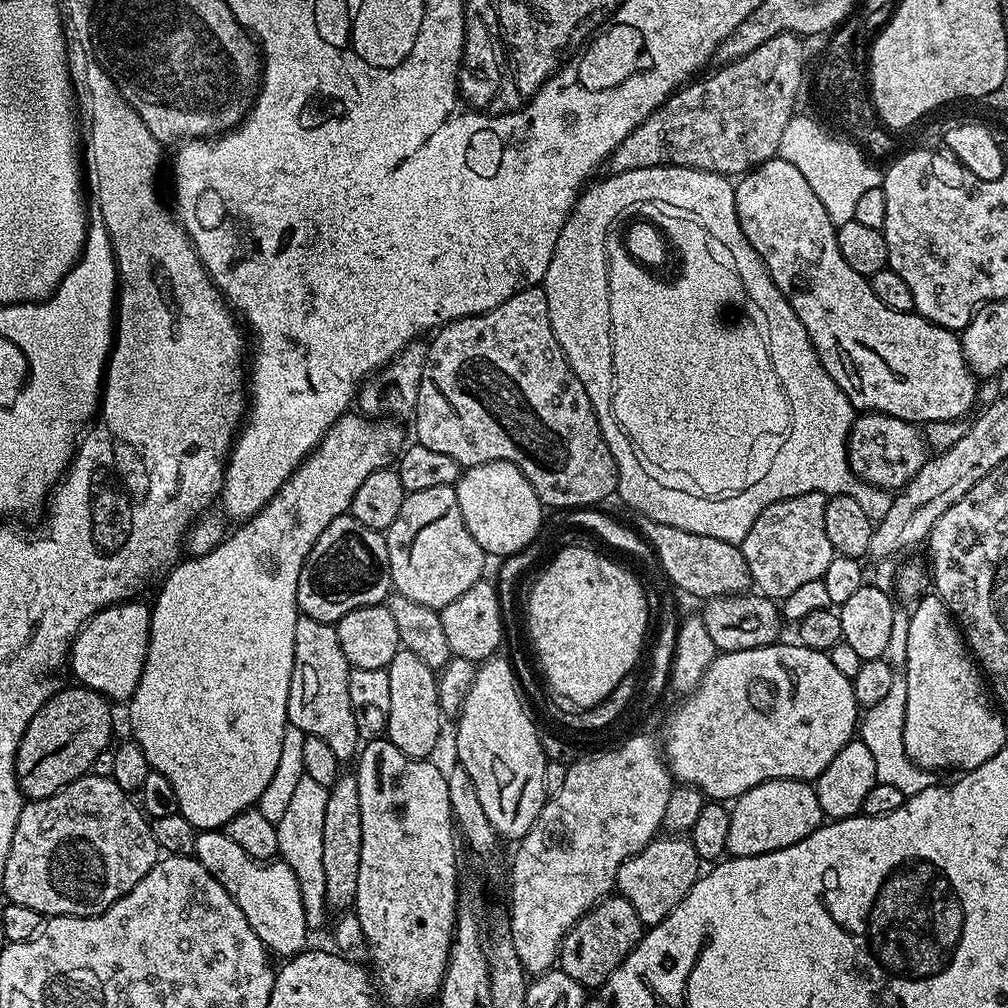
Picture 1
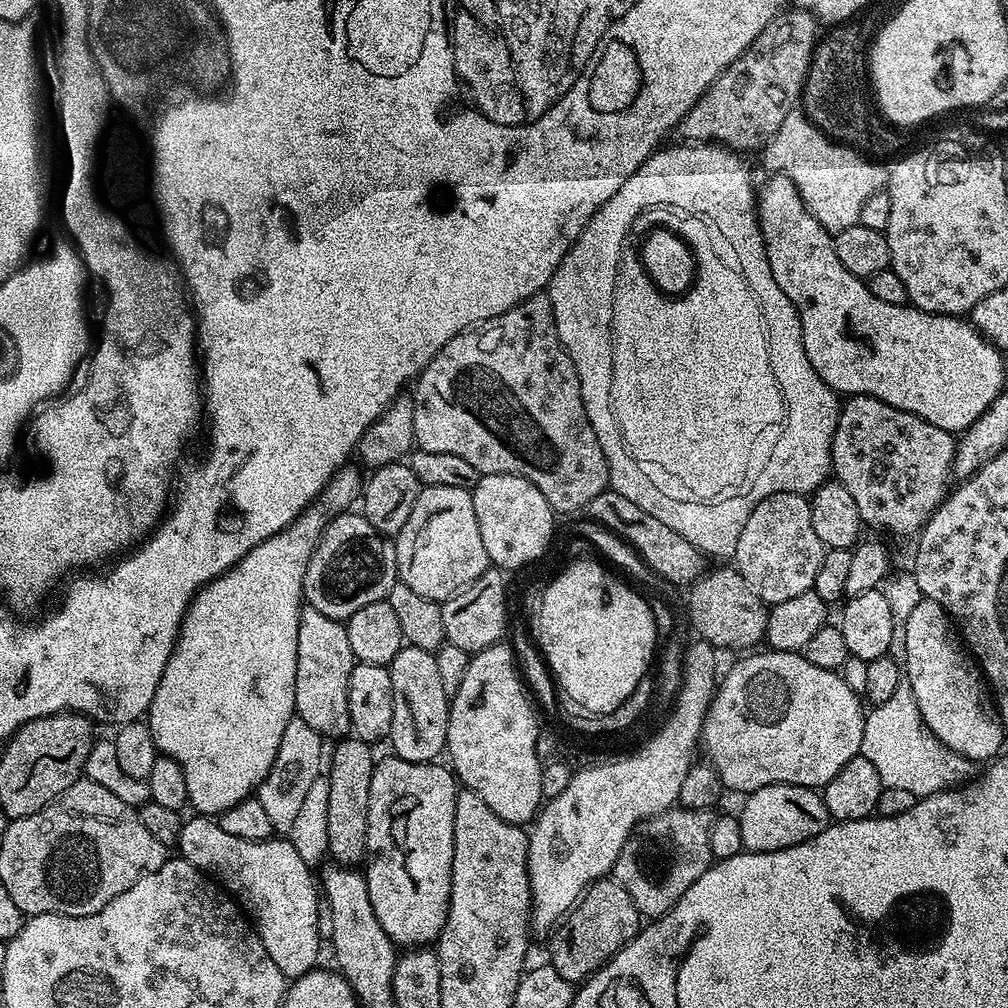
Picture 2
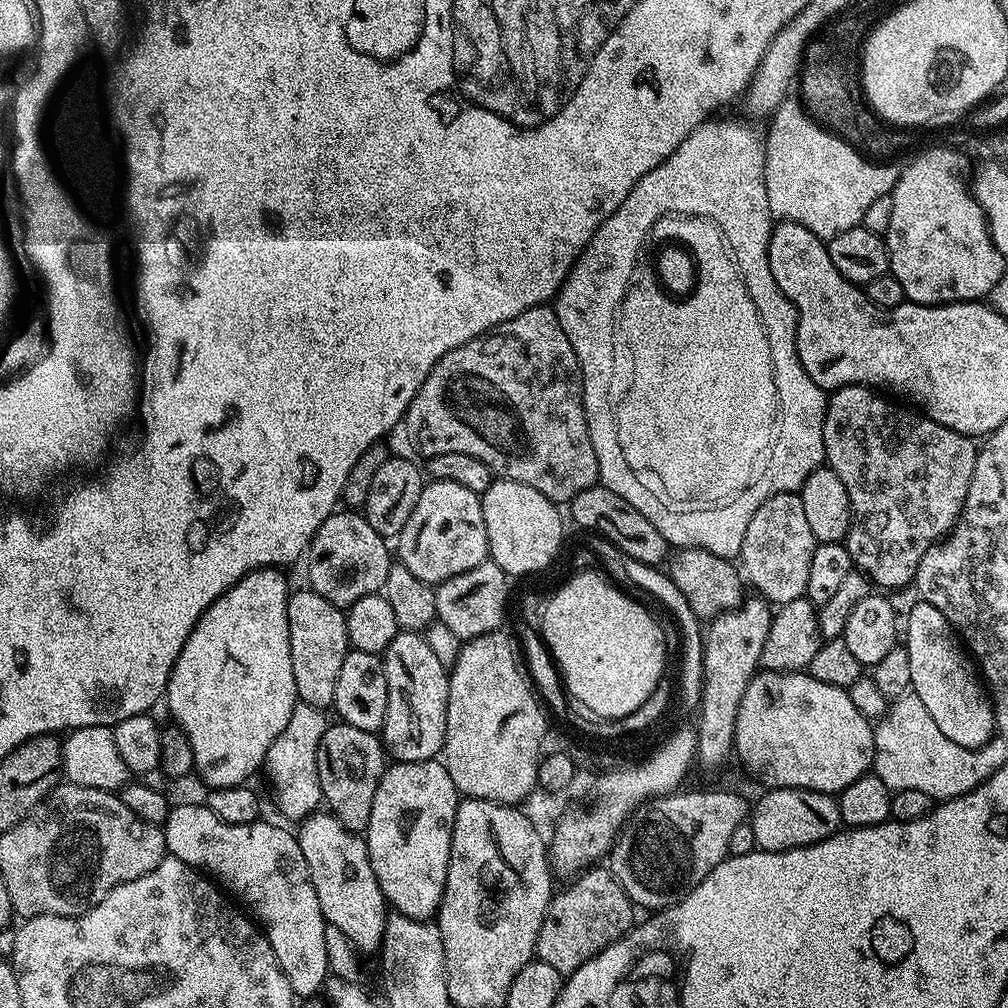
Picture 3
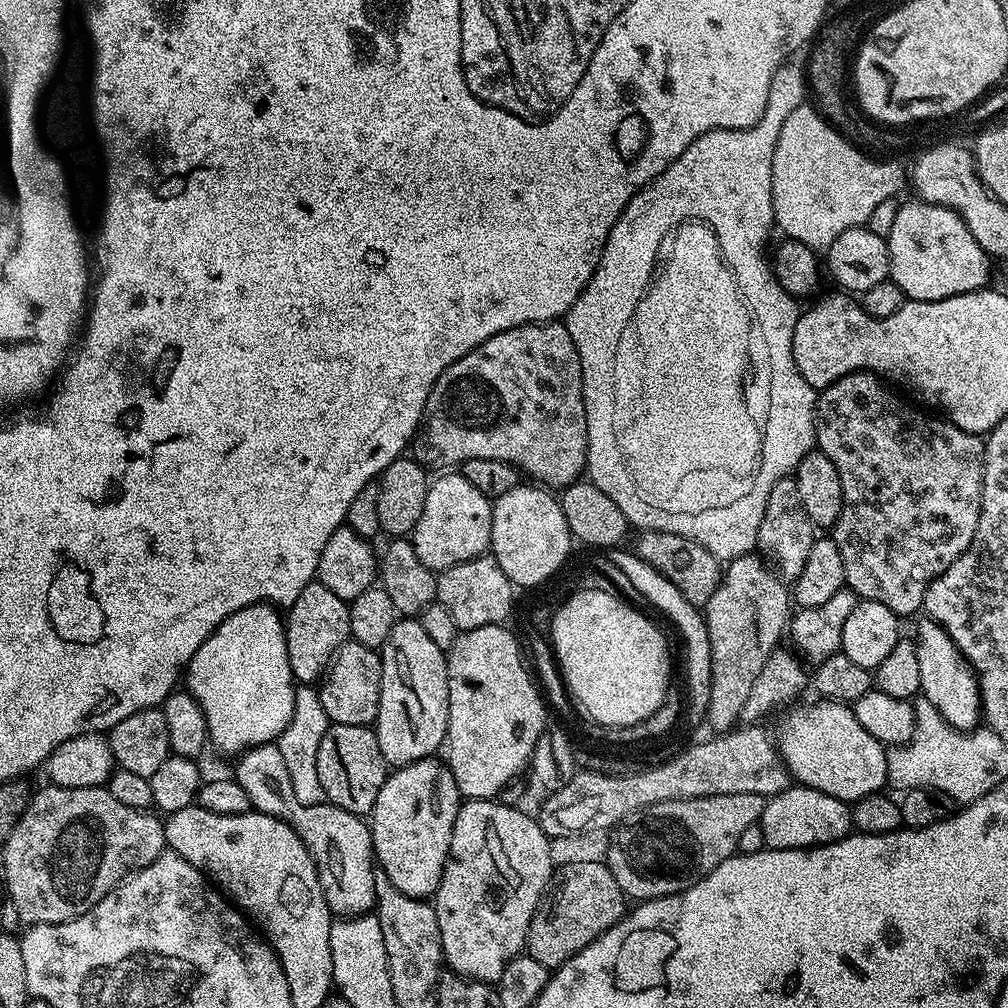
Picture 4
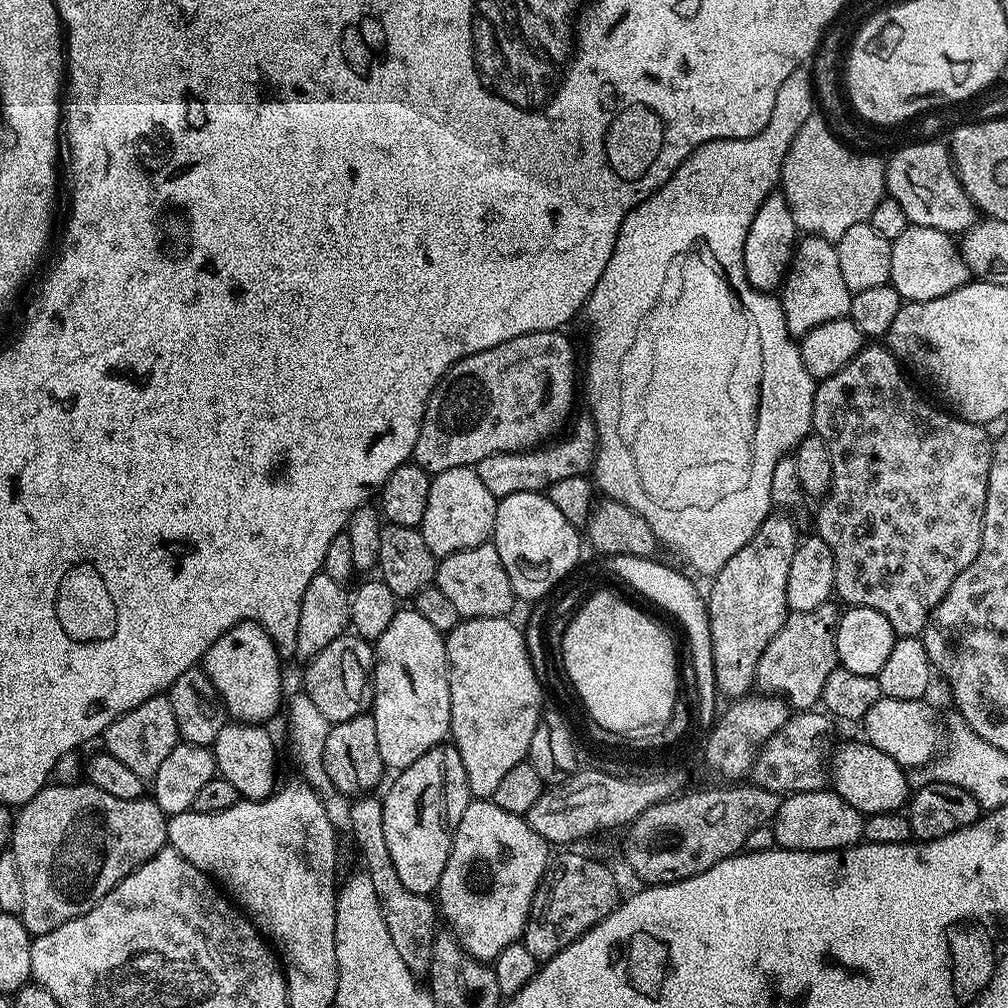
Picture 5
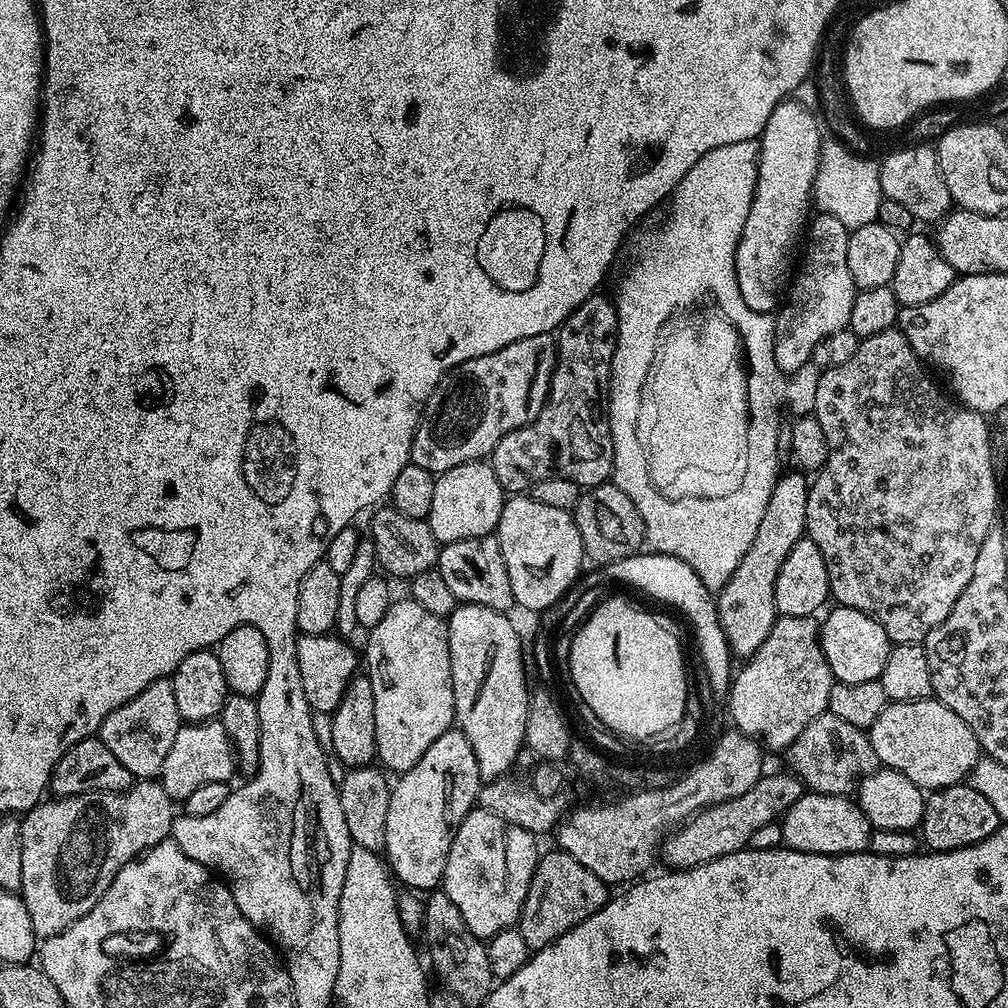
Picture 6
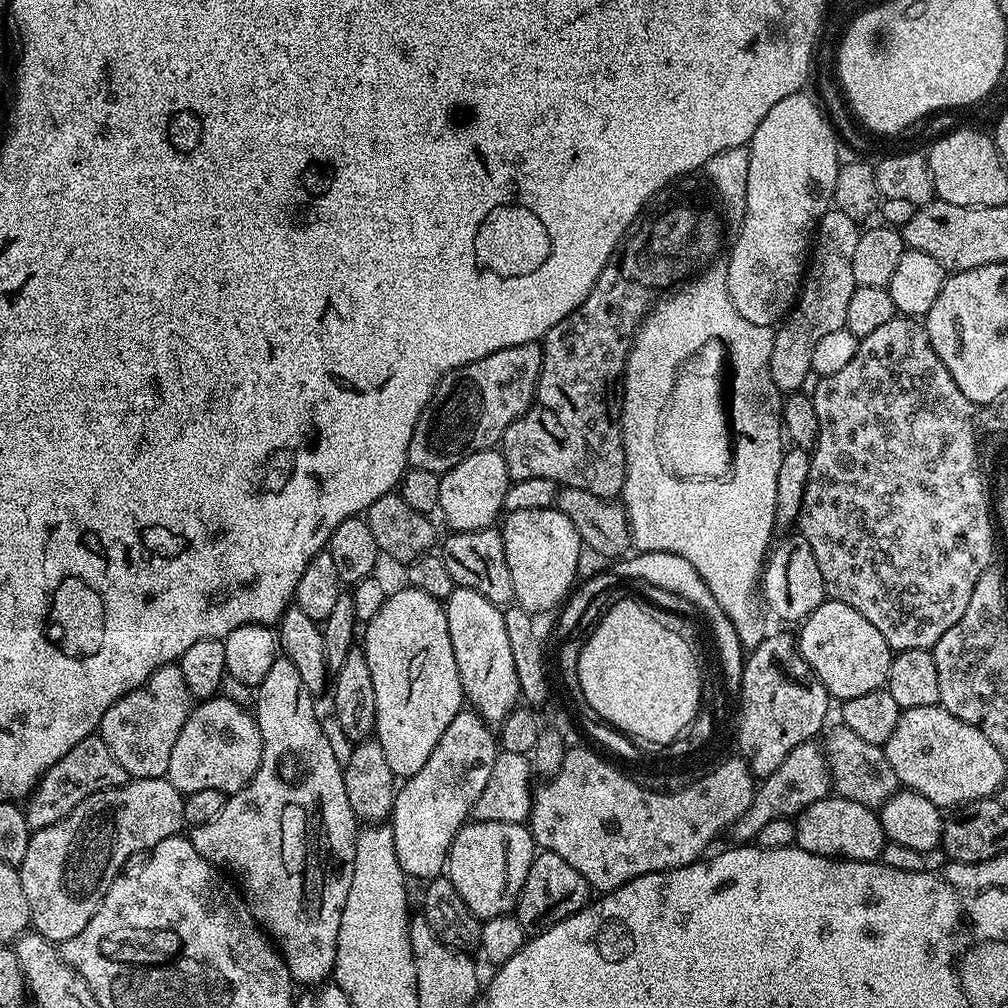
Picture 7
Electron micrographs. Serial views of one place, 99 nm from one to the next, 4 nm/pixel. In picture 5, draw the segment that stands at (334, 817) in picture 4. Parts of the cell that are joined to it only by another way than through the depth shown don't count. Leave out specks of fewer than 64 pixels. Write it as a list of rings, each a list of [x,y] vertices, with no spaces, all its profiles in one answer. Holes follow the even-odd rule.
[[[226,722],[218,730],[218,738],[210,745],[210,751],[216,760],[217,773],[238,790],[246,800],[264,800],[278,787],[276,780],[276,744],[267,732],[264,724],[245,724]]]

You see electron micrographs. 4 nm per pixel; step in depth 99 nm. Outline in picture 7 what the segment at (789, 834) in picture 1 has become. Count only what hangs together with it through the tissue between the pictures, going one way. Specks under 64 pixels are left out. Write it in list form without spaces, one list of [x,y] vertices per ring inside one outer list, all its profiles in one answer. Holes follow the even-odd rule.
[[[829,794],[824,800],[811,804],[807,810],[795,817],[794,823],[795,847],[819,856],[831,856],[841,860],[879,861],[886,843],[882,822],[873,809],[835,794]]]

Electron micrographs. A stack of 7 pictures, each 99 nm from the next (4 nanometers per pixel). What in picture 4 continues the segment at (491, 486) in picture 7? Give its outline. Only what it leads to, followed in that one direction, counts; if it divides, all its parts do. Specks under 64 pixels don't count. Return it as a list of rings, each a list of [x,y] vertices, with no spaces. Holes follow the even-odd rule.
[[[440,474],[431,481],[422,506],[422,518],[410,533],[410,539],[418,558],[427,568],[439,574],[458,562],[472,560],[489,551],[492,542],[492,506],[493,501],[470,486],[466,478],[459,474]]]

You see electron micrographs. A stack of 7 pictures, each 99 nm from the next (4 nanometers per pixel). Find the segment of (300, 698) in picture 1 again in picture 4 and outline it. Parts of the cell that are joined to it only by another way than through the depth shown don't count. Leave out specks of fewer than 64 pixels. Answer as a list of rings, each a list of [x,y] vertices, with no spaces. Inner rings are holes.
[[[313,582],[298,594],[298,598],[287,609],[284,637],[286,654],[290,658],[290,670],[293,681],[304,686],[312,686],[323,677],[332,663],[332,657],[349,639],[350,614],[349,601],[338,598],[331,590],[326,590],[319,582]]]

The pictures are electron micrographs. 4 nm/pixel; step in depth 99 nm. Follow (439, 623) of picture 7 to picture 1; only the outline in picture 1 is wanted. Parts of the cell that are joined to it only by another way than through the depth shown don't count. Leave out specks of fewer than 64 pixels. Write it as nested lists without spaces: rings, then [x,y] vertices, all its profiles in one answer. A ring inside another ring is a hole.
[[[403,650],[396,652],[388,663],[390,674],[390,718],[386,739],[402,754],[413,756],[416,760],[431,757],[436,743],[440,740],[440,723],[442,717],[438,706],[437,673],[422,658]]]

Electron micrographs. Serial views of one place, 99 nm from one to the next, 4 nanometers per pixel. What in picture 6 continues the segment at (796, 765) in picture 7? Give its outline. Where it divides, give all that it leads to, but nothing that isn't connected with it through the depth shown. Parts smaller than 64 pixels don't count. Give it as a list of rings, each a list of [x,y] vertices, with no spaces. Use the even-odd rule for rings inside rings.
[[[769,771],[758,782],[754,782],[746,794],[738,794],[738,798],[704,808],[679,828],[672,829],[662,841],[662,860],[668,863],[665,865],[672,870],[693,868],[714,862],[726,854],[744,851],[751,836],[760,827],[777,823],[790,810],[790,806],[794,806],[794,802],[805,795],[806,789],[800,777],[791,771],[783,771]]]

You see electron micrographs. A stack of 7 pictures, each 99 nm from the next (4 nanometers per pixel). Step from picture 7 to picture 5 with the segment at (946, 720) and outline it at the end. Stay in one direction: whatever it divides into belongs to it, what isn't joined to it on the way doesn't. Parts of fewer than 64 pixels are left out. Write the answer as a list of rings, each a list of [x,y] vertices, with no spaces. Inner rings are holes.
[[[881,696],[870,710],[866,710],[862,727],[867,743],[873,744],[882,754],[890,754],[905,770],[915,770],[932,763],[942,748],[942,720],[936,717],[927,699],[903,700]]]

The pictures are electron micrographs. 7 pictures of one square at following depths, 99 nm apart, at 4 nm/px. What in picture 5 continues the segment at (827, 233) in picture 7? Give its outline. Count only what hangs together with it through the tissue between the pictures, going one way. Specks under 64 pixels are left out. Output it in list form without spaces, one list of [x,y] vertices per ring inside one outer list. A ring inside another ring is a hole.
[[[820,236],[801,237],[793,251],[792,263],[781,285],[779,297],[787,329],[794,338],[802,338],[828,321],[847,317],[852,293],[843,281],[835,243]]]

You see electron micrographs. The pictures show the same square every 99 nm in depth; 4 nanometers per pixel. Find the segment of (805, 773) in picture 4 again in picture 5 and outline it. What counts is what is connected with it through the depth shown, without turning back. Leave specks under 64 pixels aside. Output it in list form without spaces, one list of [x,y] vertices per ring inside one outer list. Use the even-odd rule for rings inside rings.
[[[867,742],[846,744],[833,753],[830,784],[843,800],[850,802],[850,806],[864,813],[865,817],[901,811],[910,796],[910,780],[905,769],[894,762],[890,754],[882,754],[882,750]]]

